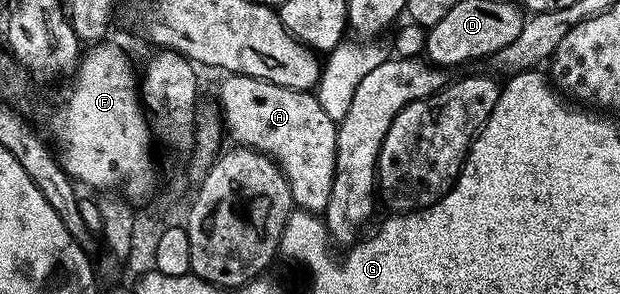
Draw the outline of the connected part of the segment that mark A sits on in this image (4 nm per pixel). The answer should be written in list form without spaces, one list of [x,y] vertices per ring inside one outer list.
[[[228,74],[226,78],[219,87],[226,138],[228,135],[238,146],[252,147],[270,157],[286,177],[291,202],[298,210],[322,212],[329,205],[329,193],[333,193],[339,129],[336,120],[321,109],[318,94],[285,89],[244,75]]]

